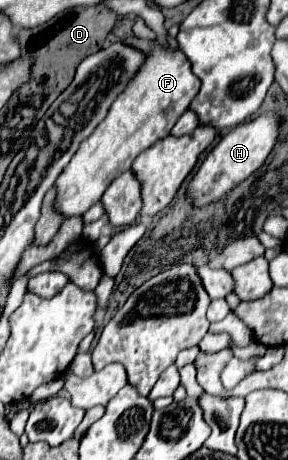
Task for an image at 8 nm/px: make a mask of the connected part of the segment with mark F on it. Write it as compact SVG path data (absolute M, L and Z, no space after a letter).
M155 45L147 51L147 61L143 61L143 67L139 67L135 79L127 83L123 93L111 105L107 117L95 127L93 135L81 143L71 163L57 177L57 209L63 215L73 217L83 215L93 203L97 203L105 187L127 171L141 151L169 135L171 127L199 93L199 87L201 83L193 75L183 51L163 45Z

